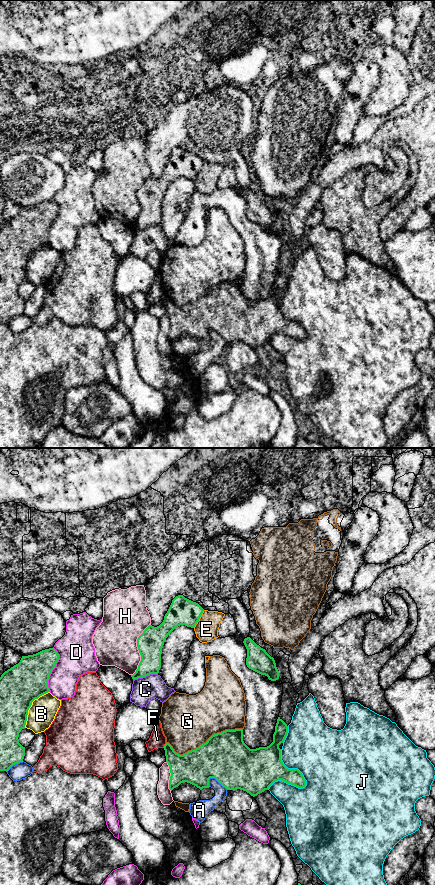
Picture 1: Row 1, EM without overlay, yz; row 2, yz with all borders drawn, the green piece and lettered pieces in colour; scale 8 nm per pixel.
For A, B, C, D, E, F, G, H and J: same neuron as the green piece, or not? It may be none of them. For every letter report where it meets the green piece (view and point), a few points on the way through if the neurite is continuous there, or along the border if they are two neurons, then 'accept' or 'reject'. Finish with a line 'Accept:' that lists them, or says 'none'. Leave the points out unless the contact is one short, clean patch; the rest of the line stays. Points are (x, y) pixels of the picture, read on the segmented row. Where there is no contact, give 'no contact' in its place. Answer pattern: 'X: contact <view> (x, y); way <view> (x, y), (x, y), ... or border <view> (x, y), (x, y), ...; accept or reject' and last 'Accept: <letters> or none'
A: contact yz (218, 781); reject
B: contact yz (30, 706); reject
C: contact yz (145, 676); reject
D: contact yz (53, 668); reject
E: contact yz (199, 618); reject
F: contact yz (164, 745); reject
G: contact yz (204, 743); reject
H: contact yz (138, 649); reject
J: contact yz (292, 769); reject
Accept: none

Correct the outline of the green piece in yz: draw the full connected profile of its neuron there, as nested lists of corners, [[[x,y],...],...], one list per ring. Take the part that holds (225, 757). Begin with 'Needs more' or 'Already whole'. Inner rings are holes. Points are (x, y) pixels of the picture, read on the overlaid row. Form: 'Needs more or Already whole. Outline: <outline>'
Already whole. Outline: [[[278,717],[273,742],[267,747],[250,749],[243,741],[243,729],[225,730],[212,735],[198,748],[179,755],[169,743],[164,745],[166,762],[170,769],[169,789],[172,791],[181,783],[190,783],[200,790],[209,788],[209,779],[215,778],[227,790],[240,789],[255,797],[268,790],[278,780],[298,788],[306,786],[306,780],[298,769],[288,769],[281,760],[279,745],[288,733],[287,724]]]

